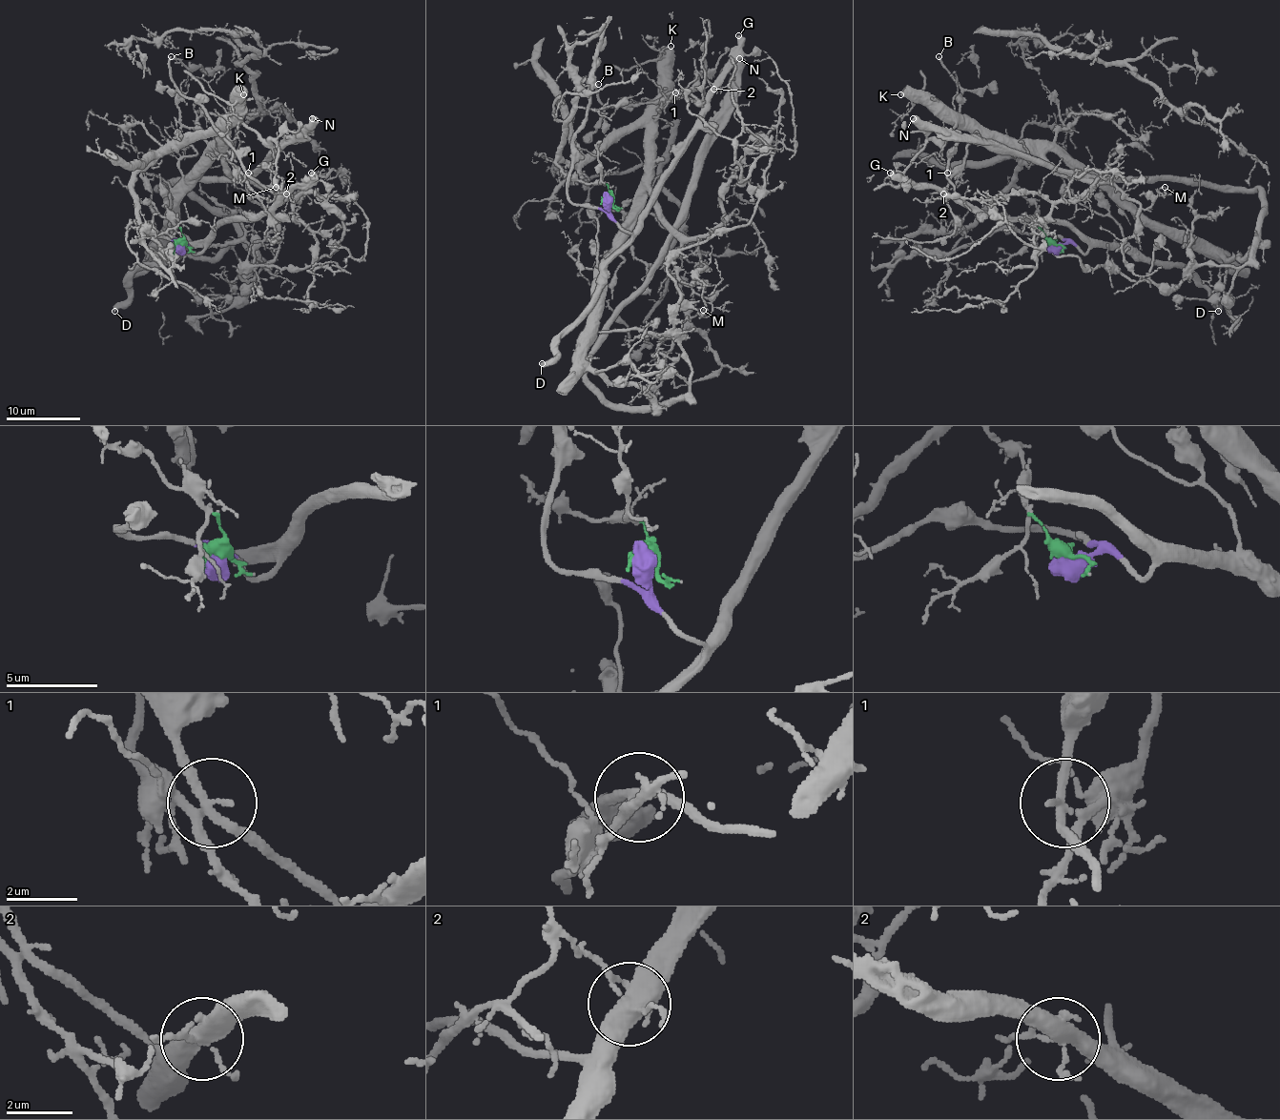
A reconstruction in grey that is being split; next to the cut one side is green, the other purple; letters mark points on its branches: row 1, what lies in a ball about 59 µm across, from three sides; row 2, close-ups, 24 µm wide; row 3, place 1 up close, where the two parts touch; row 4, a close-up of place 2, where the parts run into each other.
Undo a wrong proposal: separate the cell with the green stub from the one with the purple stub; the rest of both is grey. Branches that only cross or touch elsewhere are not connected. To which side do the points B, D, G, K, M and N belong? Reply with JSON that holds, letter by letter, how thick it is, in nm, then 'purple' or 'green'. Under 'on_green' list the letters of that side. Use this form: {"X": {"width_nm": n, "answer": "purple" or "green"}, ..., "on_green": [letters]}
{"B": {"width_nm": 200, "answer": "purple"}, "D": {"width_nm": 480, "answer": "purple"}, "G": {"width_nm": 500, "answer": "purple"}, "K": {"width_nm": 500, "answer": "green"}, "M": {"width_nm": 110, "answer": "green"}, "N": {"width_nm": 550, "answer": "green"}, "on_green": ["K", "M", "N"]}

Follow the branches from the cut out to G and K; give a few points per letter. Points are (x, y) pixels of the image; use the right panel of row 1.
G: (1053, 246), (1072, 242), (1083, 254), (1089, 246), (1068, 226), (1042, 220), (998, 220), (890, 172)
K: (1053, 246), (1039, 228), (1037, 205), (1017, 185), (1018, 163), (998, 142), (901, 94)

